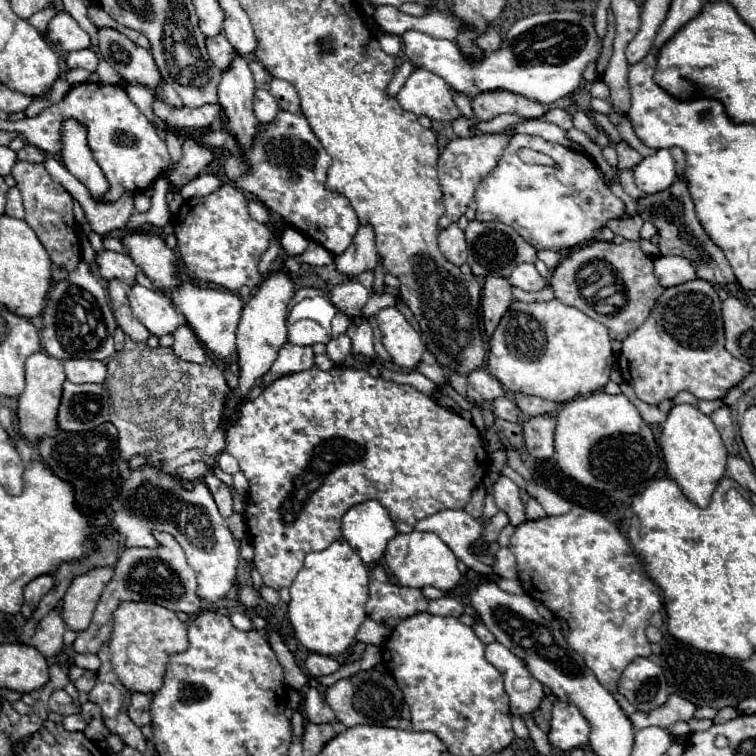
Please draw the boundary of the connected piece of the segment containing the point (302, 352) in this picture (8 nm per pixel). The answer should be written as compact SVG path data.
M286 342L276 358L276 366L272 366L272 370L262 376L262 382L272 382L278 376L288 376L300 370L308 370L314 366L314 352L310 346L294 346L290 342Z

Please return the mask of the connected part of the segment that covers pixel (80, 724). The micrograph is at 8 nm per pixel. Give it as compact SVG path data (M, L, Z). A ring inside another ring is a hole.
M72 714L72 716L66 716L64 718L64 728L70 730L70 732L82 732L86 728L86 720L80 716L80 714Z

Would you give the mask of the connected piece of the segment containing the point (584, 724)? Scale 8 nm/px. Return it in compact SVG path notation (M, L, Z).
M556 700L552 706L552 720L550 720L550 732L548 742L564 752L570 752L582 744L588 742L590 726L588 720L572 706L570 702Z

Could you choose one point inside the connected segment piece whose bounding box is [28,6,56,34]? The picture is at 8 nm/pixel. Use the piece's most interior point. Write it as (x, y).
(40, 20)

